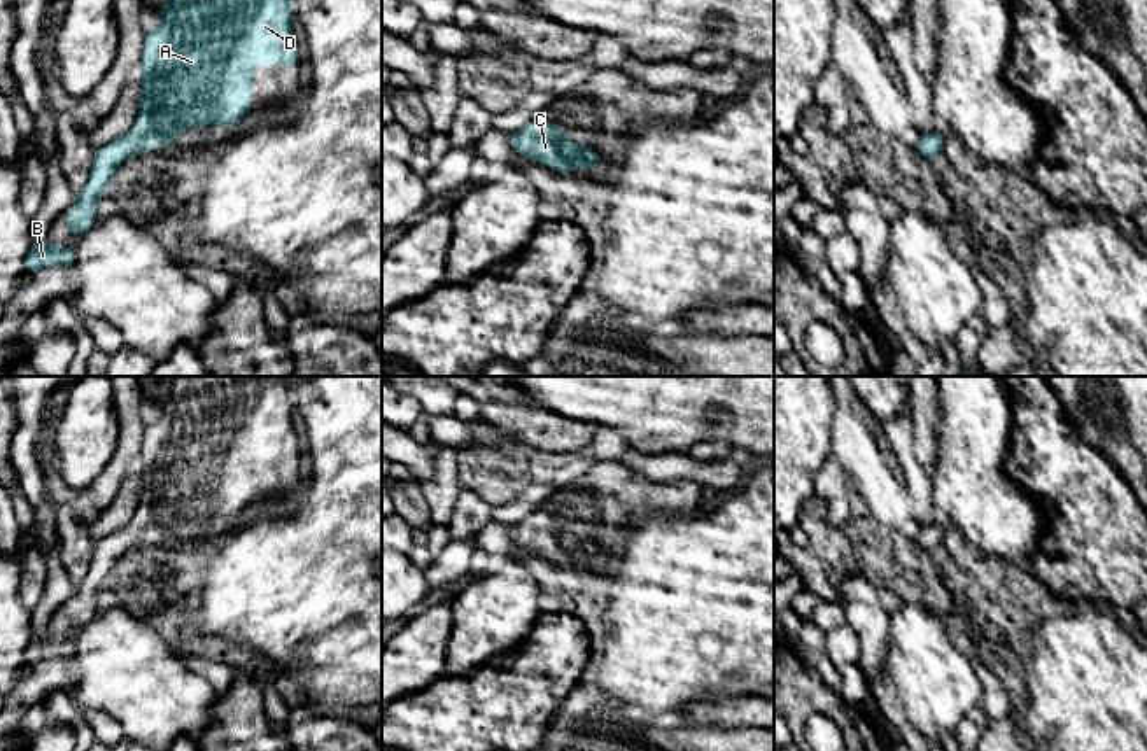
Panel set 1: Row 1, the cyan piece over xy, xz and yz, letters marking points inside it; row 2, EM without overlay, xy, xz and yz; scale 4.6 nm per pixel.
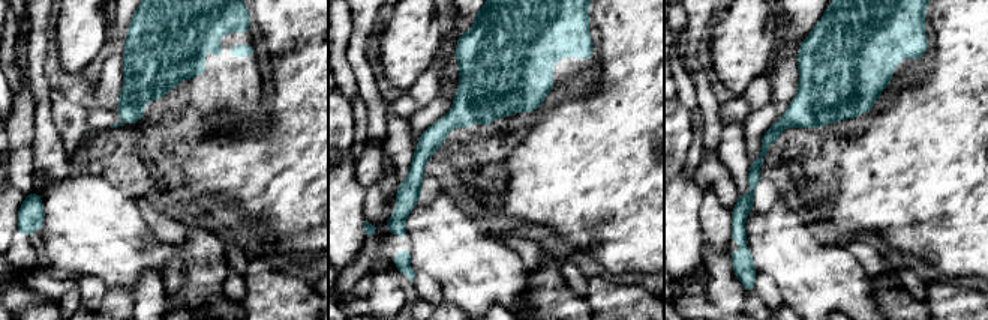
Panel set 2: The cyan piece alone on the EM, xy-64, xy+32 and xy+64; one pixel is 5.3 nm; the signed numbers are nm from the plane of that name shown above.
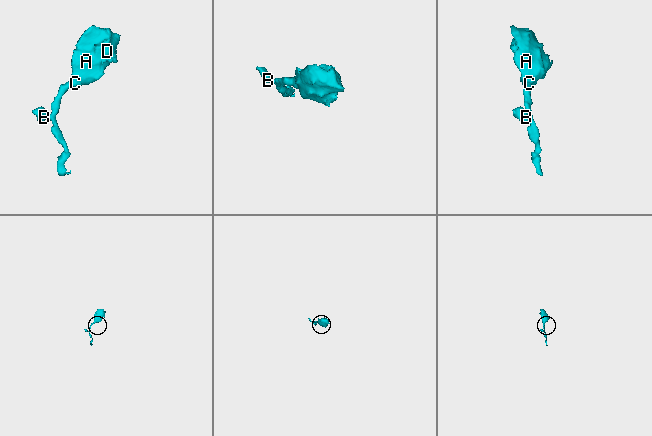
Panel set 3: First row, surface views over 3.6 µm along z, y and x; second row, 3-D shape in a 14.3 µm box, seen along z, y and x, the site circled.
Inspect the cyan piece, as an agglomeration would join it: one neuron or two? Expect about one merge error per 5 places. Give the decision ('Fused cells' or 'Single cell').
Single cell

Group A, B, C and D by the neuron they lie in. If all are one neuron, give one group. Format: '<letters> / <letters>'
A B C D

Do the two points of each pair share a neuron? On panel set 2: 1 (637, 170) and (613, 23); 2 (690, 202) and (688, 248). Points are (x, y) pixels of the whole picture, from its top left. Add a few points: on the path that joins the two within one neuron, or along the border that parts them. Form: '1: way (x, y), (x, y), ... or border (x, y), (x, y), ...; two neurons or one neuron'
1: way (637, 134), (637, 59); one neuron
2: way (688, 214), (688, 236); one neuron

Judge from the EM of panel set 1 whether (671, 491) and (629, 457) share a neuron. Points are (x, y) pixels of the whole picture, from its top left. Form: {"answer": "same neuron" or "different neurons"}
{"answer": "different neurons"}

